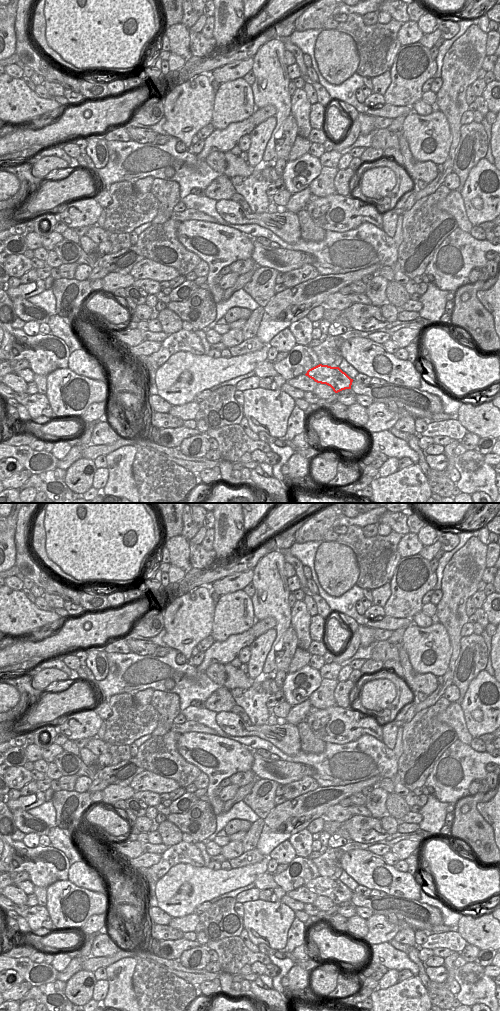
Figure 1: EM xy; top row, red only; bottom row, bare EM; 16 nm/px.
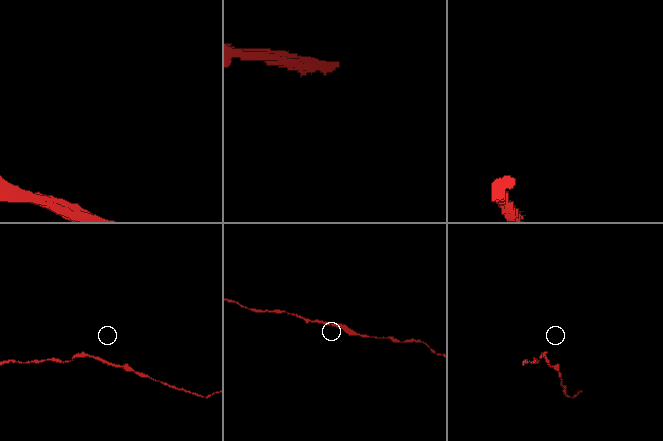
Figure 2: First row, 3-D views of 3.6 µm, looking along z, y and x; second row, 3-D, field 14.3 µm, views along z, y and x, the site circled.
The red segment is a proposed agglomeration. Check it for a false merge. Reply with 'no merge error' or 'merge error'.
merge error

